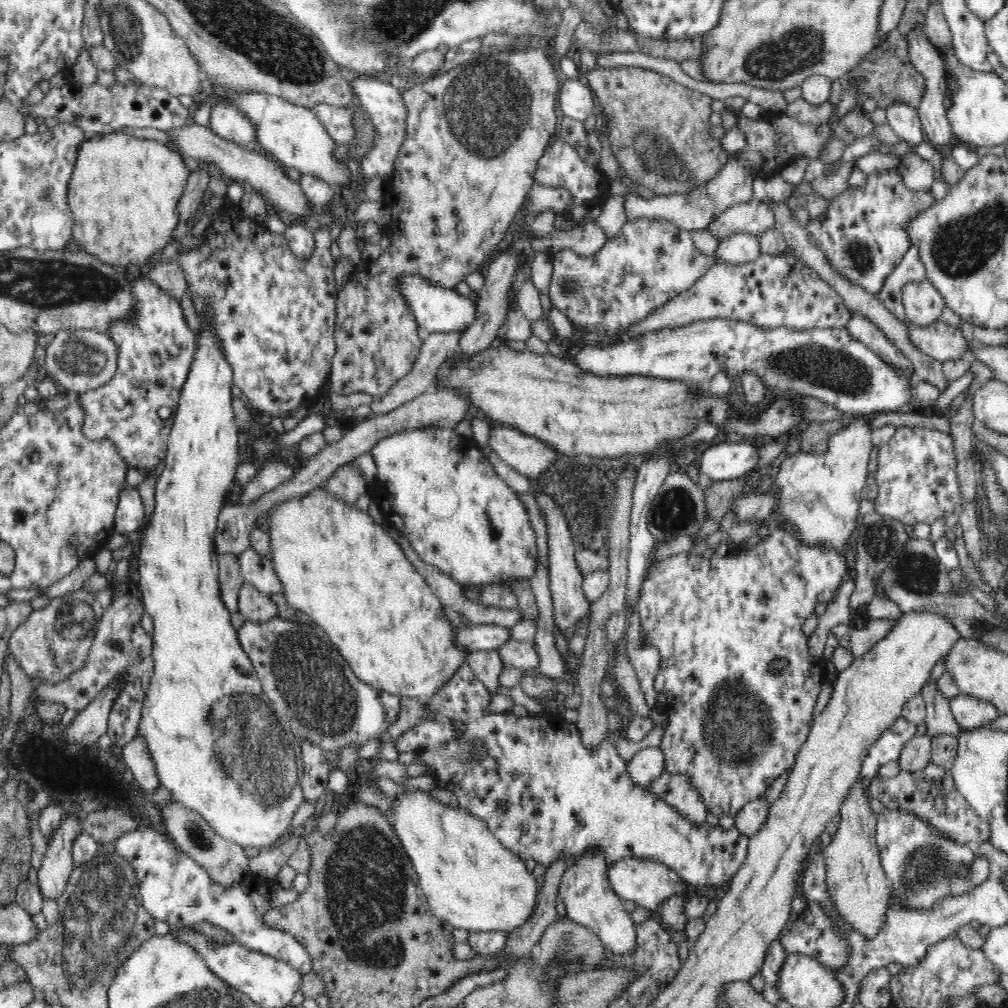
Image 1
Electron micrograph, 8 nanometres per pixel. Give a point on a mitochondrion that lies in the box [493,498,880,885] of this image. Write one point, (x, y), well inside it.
(737, 725)

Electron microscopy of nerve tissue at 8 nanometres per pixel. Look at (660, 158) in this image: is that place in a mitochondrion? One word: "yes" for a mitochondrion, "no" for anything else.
yes

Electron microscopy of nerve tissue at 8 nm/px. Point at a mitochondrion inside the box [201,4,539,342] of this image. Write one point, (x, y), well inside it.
(486, 108)

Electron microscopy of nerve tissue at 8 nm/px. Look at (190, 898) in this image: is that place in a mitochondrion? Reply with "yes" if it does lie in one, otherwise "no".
yes

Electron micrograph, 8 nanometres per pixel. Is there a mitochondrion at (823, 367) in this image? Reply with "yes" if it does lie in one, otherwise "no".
yes

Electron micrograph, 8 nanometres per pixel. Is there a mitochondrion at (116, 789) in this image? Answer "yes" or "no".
yes

